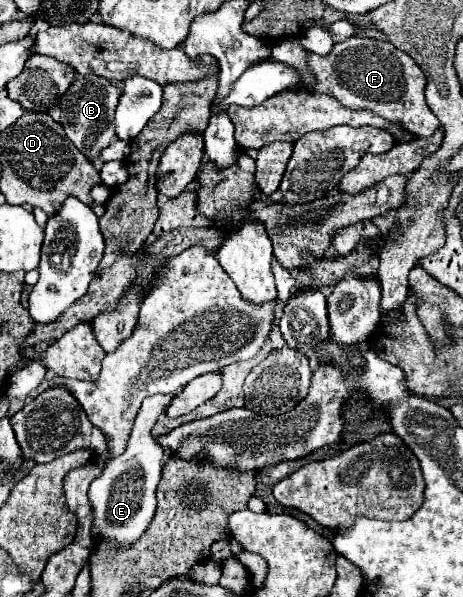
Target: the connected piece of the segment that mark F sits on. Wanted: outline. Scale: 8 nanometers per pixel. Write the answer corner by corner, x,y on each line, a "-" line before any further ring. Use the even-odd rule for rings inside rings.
352,35
342,43
334,43
332,53
326,57
308,53
308,65
318,77
314,87
306,87
308,91
332,95
348,109
368,109
388,121
400,121
418,137
430,137
440,127
438,119
426,105
424,73
392,43

